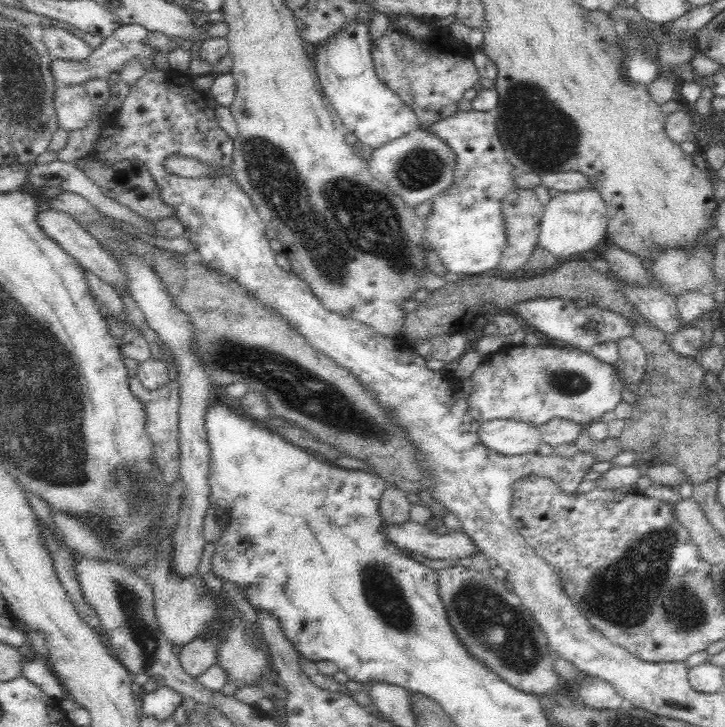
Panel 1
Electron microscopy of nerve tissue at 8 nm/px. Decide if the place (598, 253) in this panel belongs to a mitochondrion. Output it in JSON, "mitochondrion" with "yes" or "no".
{"mitochondrion":"no"}

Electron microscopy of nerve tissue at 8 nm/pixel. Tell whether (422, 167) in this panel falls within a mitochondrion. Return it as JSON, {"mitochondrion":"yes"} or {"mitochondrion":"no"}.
{"mitochondrion":"yes"}

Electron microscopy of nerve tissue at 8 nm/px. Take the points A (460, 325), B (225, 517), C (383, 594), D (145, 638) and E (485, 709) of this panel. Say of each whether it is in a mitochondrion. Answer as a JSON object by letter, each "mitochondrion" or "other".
{"A":"other","B":"other","C":"mitochondrion","D":"mitochondrion","E":"other"}

